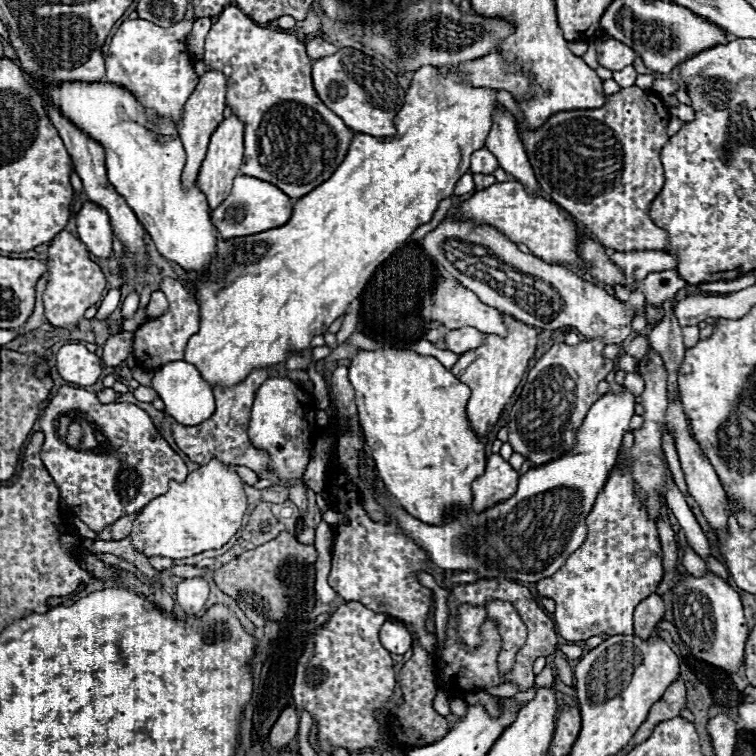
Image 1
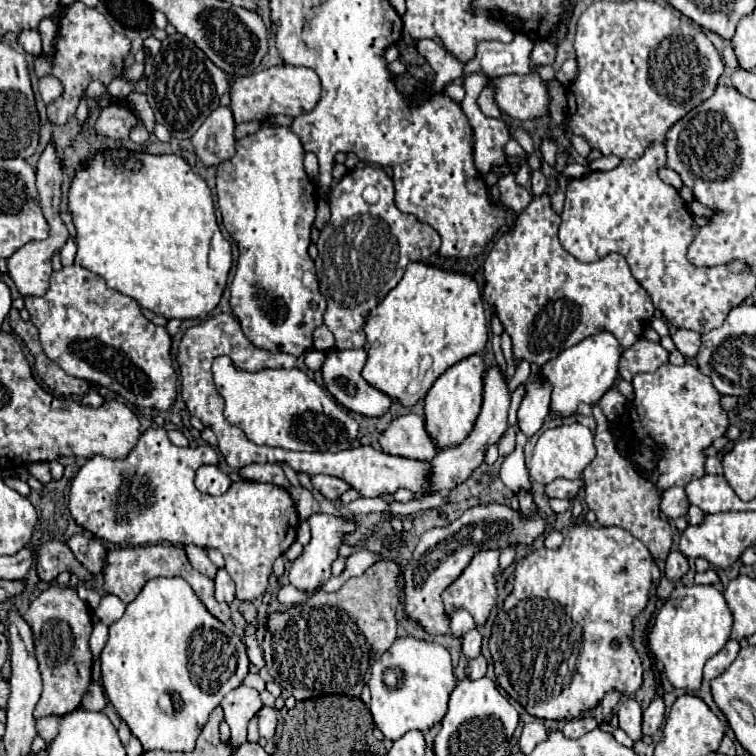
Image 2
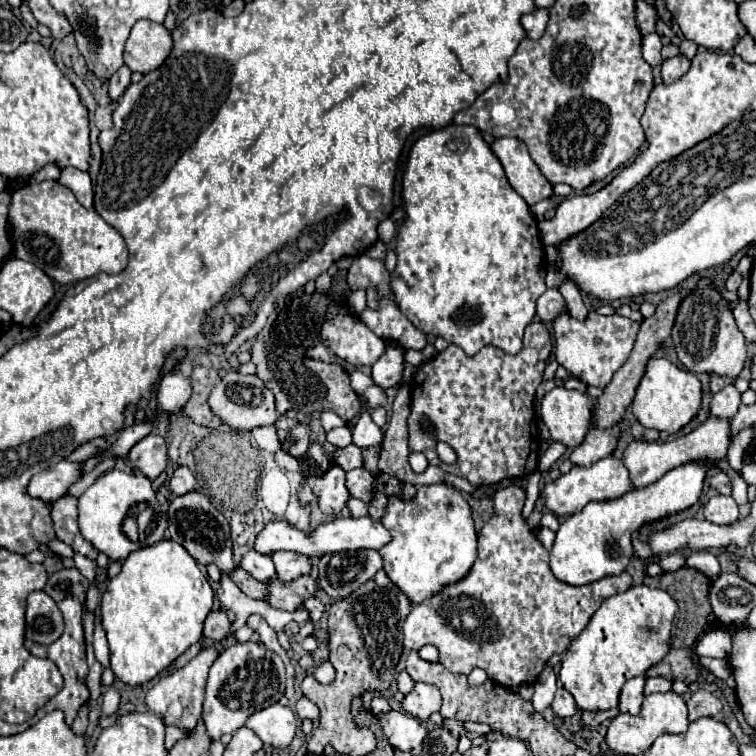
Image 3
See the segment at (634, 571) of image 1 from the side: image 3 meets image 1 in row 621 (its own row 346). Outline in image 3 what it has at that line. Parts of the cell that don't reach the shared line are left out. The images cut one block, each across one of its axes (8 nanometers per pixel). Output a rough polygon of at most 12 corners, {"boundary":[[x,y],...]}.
{"boundary":[[590,310],[552,322],[556,360],[606,388],[638,322]]}

